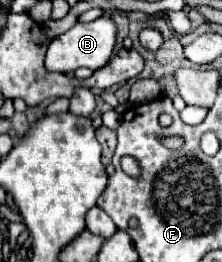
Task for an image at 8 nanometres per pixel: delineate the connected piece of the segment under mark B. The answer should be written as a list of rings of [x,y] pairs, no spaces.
[[[97,18],[87,24],[77,22],[71,30],[57,36],[49,44],[49,50],[45,56],[45,68],[49,72],[59,72],[59,74],[73,74],[81,66],[99,70],[109,62],[113,46],[115,46],[115,22],[111,18]]]

